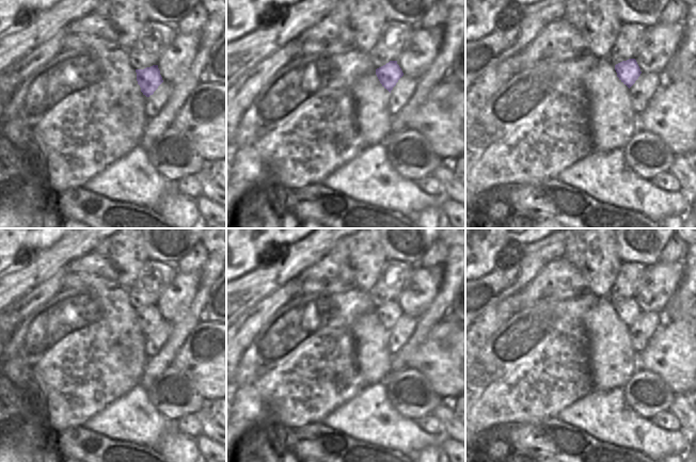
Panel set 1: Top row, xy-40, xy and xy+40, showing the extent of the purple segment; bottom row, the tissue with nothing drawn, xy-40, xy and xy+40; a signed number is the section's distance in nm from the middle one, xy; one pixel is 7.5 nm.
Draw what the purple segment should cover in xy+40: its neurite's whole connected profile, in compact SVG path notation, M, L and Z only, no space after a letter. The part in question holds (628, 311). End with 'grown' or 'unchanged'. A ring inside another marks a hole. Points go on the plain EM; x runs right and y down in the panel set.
M629 298L615 304L619 319L629 328L635 322L642 310L635 298Z; unchanged

